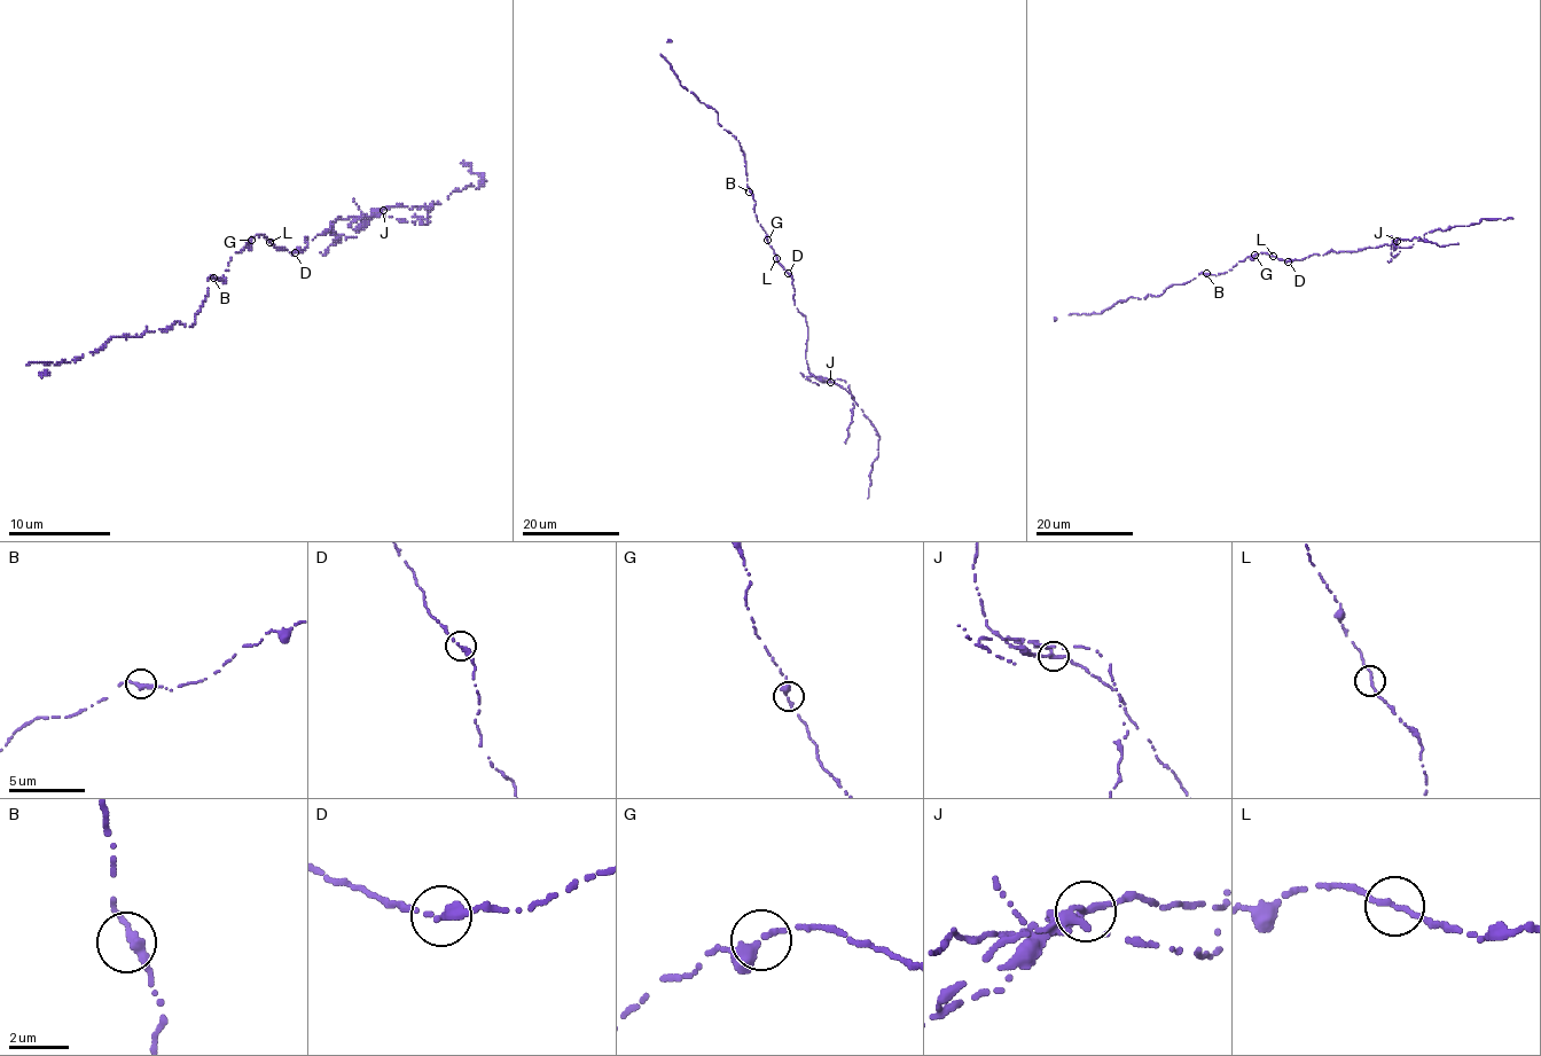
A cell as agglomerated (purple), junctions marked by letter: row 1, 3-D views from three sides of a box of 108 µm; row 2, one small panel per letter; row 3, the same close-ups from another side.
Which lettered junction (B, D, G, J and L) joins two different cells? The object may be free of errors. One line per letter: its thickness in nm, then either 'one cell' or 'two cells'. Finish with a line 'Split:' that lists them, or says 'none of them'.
B: 280 nm thick; one cell
D: 320 nm thick; one cell
G: 220 nm thick; one cell
J: 200 nm thick; two cells
L: 180 nm thick; one cell
Split: J

